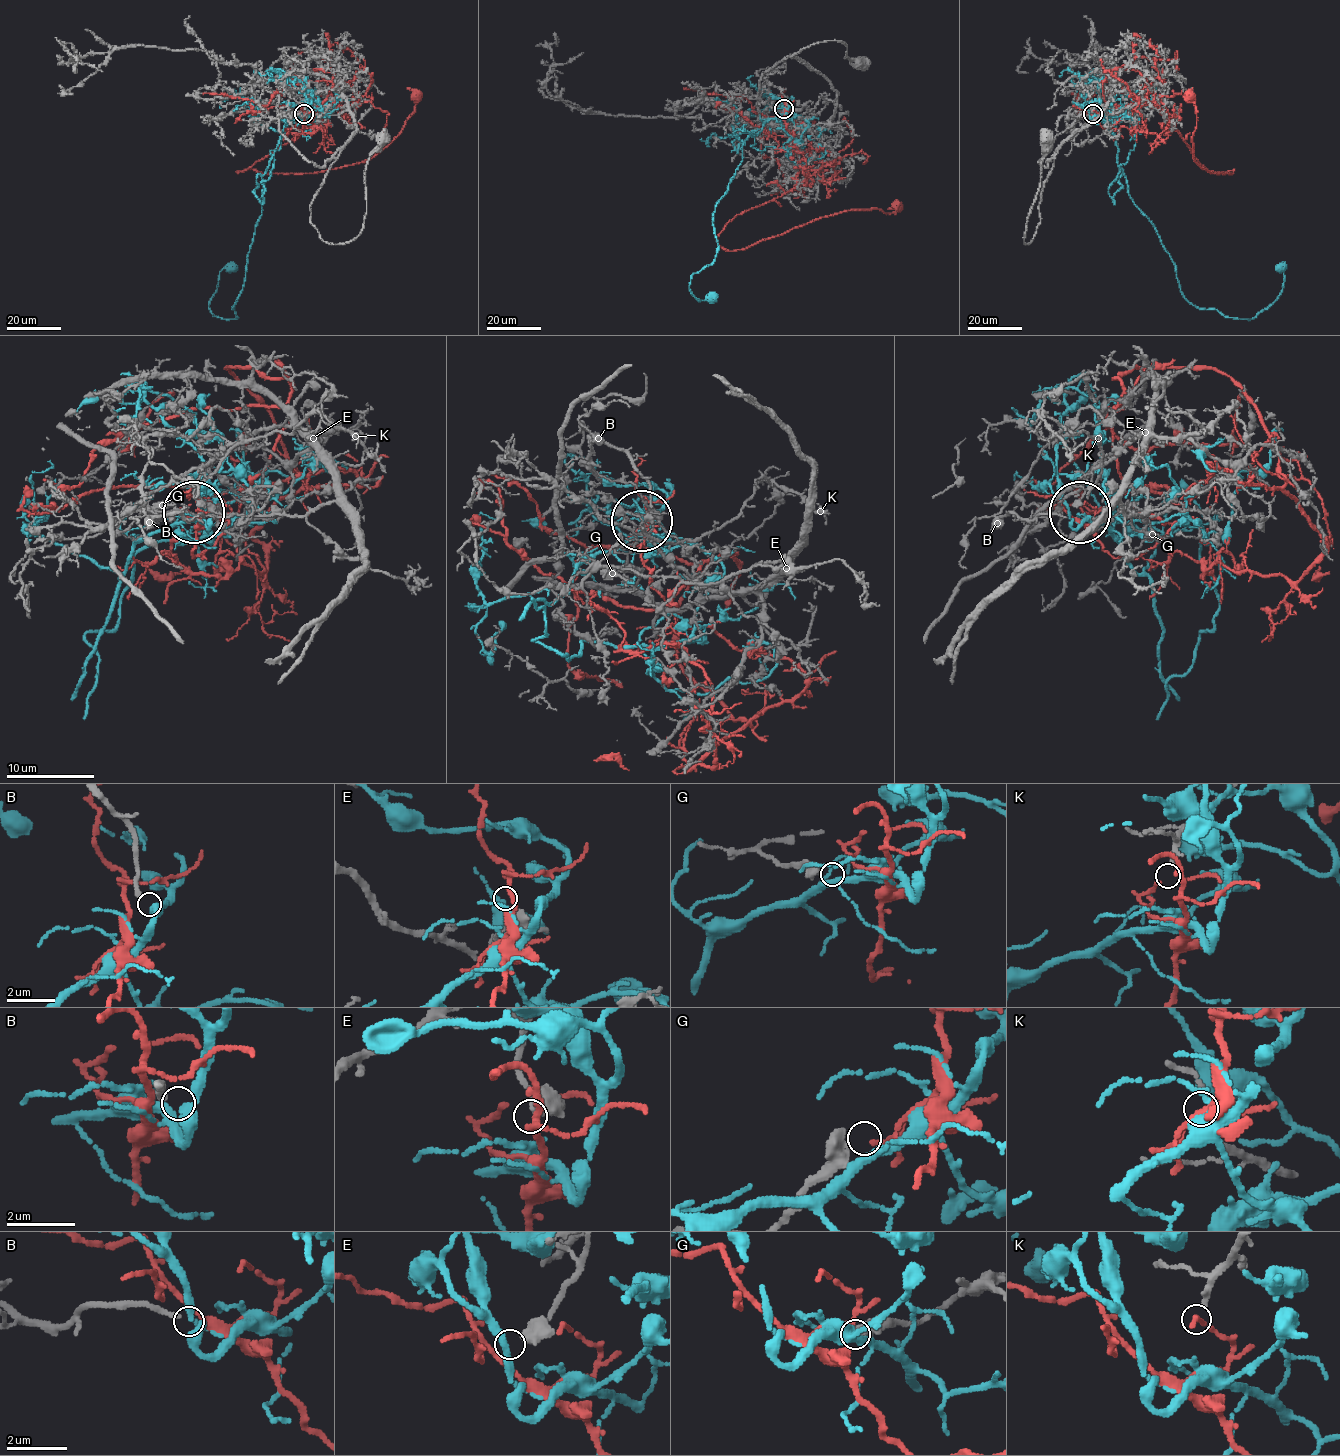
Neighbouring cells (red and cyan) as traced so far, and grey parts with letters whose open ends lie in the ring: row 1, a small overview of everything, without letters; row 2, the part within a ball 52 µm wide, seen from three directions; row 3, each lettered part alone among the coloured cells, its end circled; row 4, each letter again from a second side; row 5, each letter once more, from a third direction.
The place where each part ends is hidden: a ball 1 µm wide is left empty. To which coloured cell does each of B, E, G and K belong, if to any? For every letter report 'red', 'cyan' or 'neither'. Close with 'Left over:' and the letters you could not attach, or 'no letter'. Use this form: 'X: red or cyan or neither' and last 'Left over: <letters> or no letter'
B: cyan
E: neither
G: neither
K: neither
Left over: E, G, K

